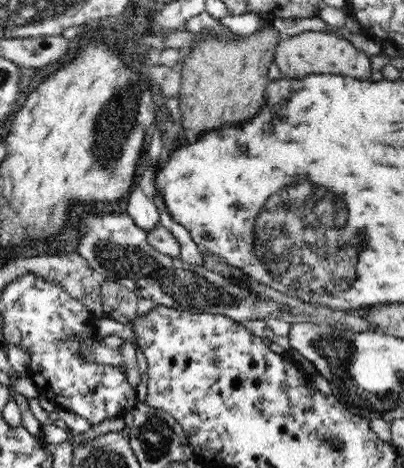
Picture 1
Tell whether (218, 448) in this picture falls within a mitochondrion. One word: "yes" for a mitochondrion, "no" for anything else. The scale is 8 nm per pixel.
no

